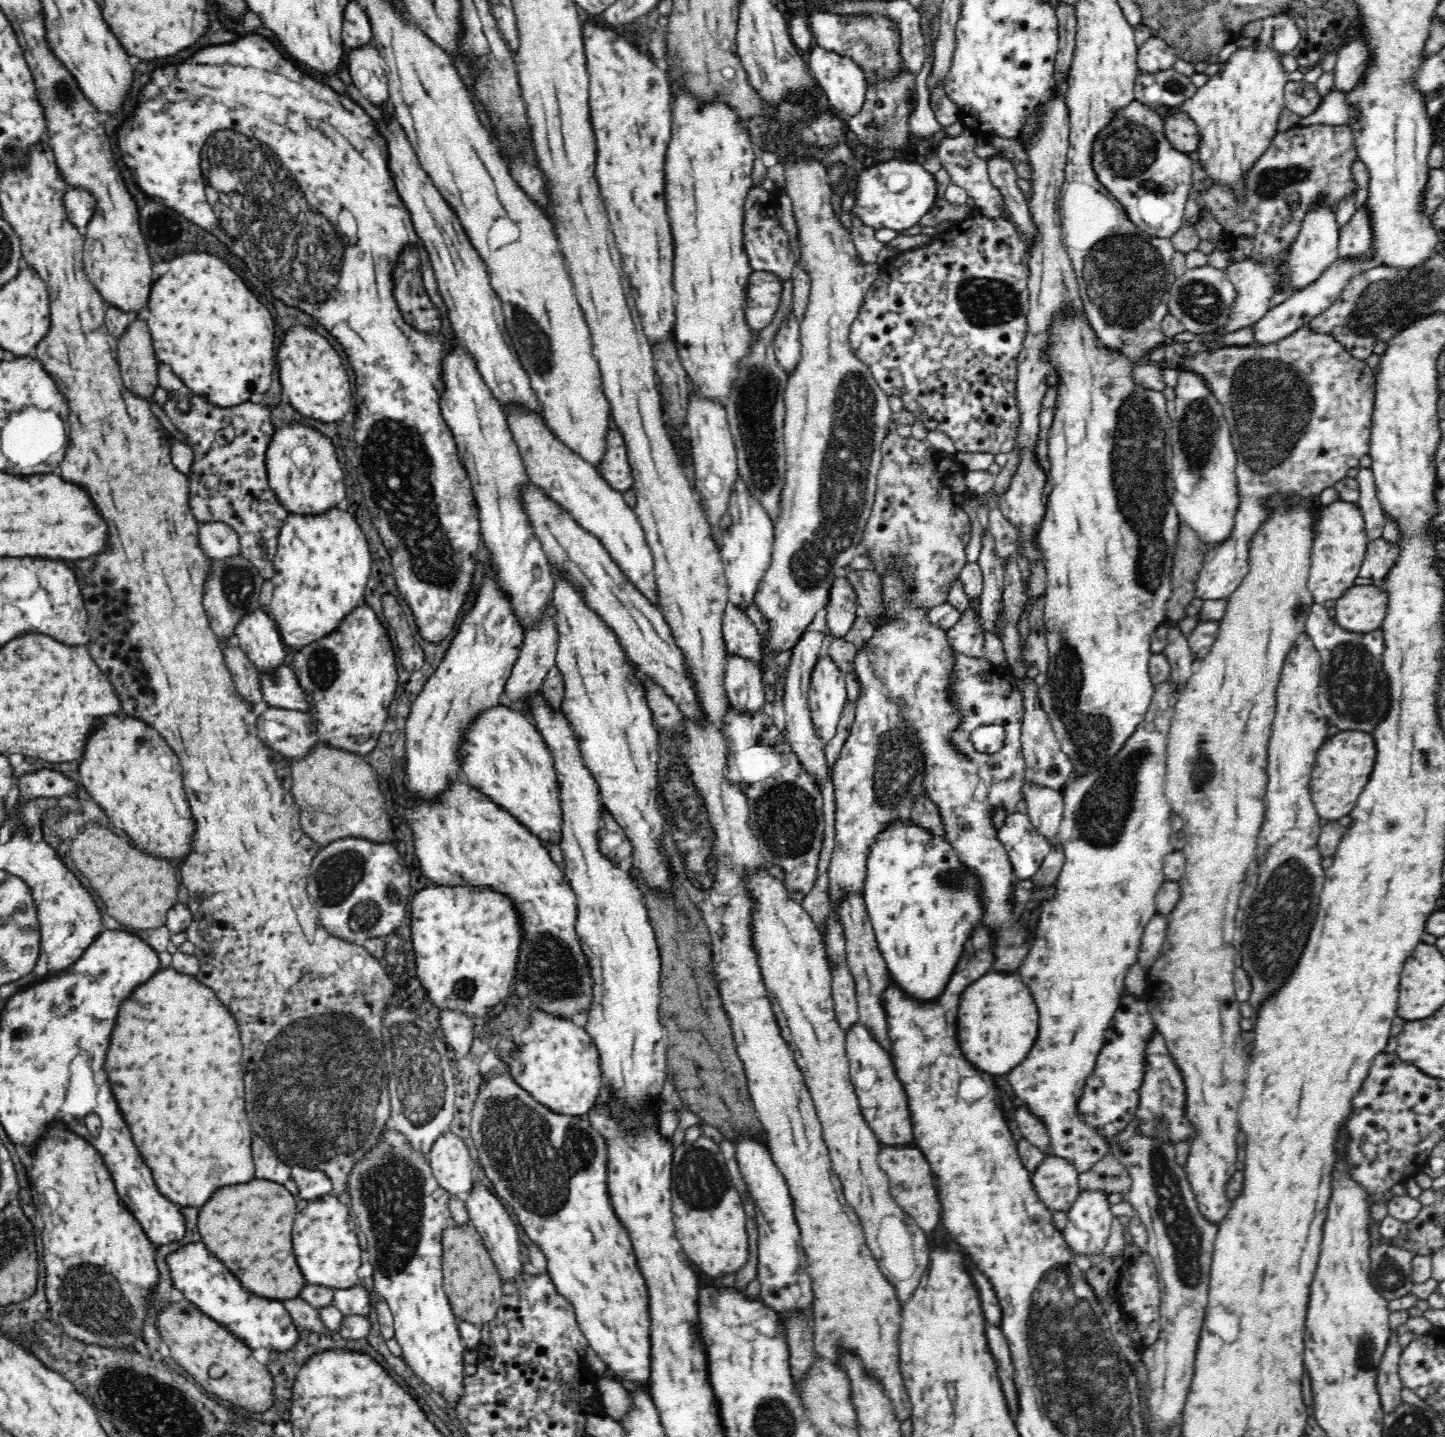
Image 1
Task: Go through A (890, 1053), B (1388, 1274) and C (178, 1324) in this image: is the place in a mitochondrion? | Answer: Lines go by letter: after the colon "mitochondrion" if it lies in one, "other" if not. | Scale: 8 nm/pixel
A: other
B: mitochondrion
C: other

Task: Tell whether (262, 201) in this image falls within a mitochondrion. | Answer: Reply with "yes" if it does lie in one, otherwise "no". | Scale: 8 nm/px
yes

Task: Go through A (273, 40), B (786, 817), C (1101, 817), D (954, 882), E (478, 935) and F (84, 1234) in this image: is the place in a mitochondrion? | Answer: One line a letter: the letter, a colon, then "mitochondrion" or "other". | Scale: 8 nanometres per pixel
A: other
B: mitochondrion
C: mitochondrion
D: mitochondrion
E: other
F: other

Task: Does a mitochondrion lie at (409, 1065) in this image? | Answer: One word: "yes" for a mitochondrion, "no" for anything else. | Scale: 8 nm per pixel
yes

